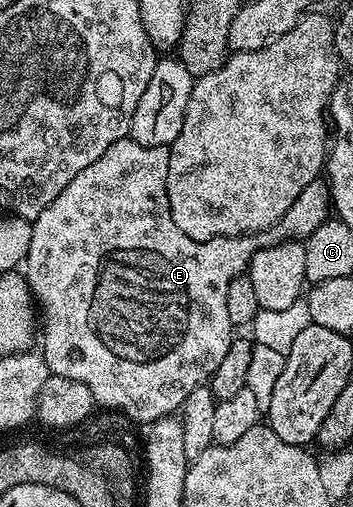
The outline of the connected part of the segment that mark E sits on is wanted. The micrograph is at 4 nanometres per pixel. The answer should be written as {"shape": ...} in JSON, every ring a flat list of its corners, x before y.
{"shape":[[132,137,120,138,118,142,111,144,111,148,107,148,107,152,103,152,103,156,99,156,99,160,95,160,95,164,87,164,87,168,83,168,83,172,79,172,79,176,75,176,75,180,71,180,71,184,67,184,67,188,63,188,63,192,59,192,59,196,55,196,55,200,51,200,51,204,47,204,47,208,43,208,43,212,32,219,31,248,23,263,25,280,39,307,39,346,41,342,40,349,49,366,49,373,58,374,67,380,79,380,79,384,87,384,98,407,126,414,134,424,152,424,160,418,176,415,187,396,191,396,195,388,206,385,212,379,215,368,219,368,223,356,227,356,227,348,231,348,235,337,235,327,227,314,228,285,248,271,249,262,255,252,263,246,274,246,276,242,309,238,311,232,315,232,315,228,319,228,319,224,323,224,331,214,329,187,324,181,318,180,307,184,307,188,299,192,295,204,291,204,291,208,287,208,287,212,283,212,280,220,268,230,262,230,260,234,240,234,234,238,212,238,206,242,196,242,171,220,165,191,168,167,169,147,144,146,134,142]]}

